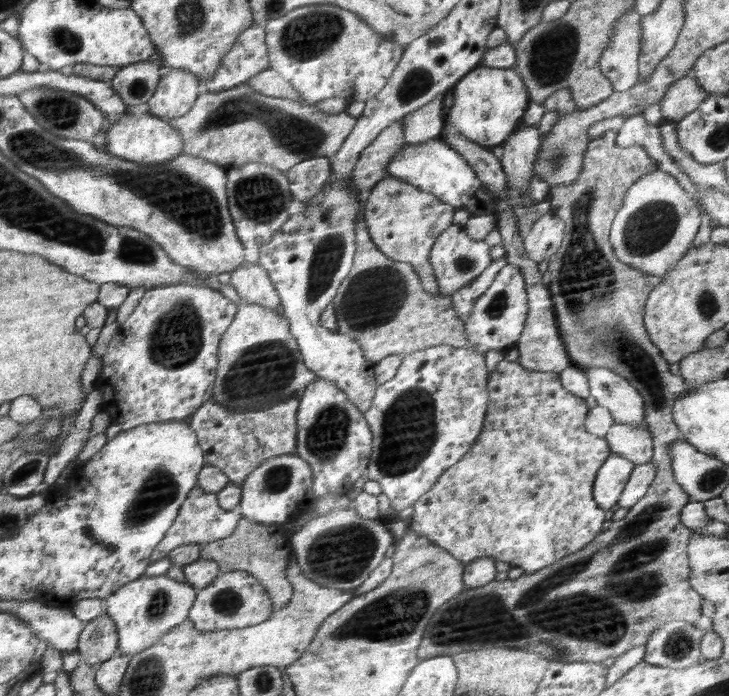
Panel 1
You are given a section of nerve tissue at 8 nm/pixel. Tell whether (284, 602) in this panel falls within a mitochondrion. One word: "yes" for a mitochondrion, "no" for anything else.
no

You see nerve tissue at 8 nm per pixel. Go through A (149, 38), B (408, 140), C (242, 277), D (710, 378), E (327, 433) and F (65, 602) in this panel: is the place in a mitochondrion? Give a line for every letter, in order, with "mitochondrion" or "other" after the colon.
A: other
B: other
C: other
D: other
E: mitochondrion
F: other

